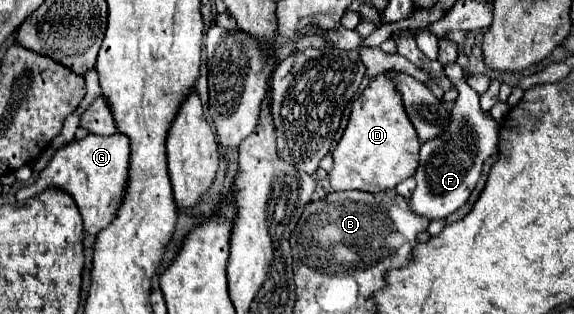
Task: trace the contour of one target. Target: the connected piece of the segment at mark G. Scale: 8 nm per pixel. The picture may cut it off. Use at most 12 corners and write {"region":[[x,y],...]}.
{"region":[[88,134],[56,150],[32,188],[74,198],[86,232],[116,216],[128,188],[130,140]]}

